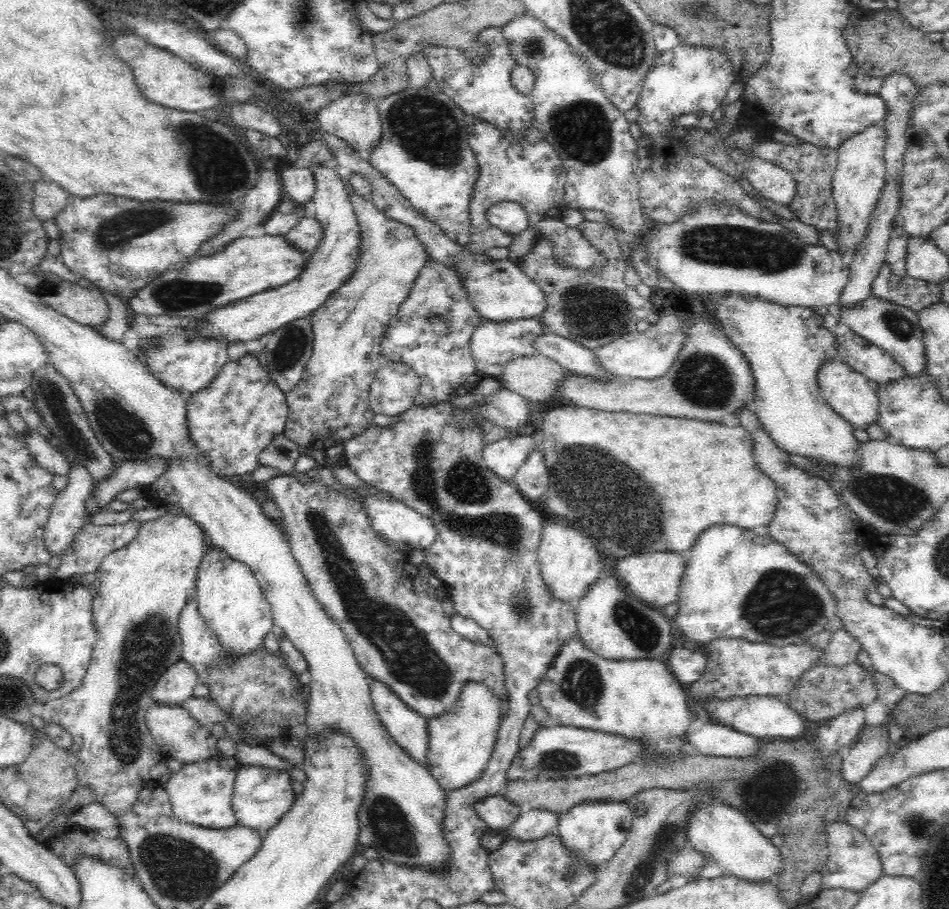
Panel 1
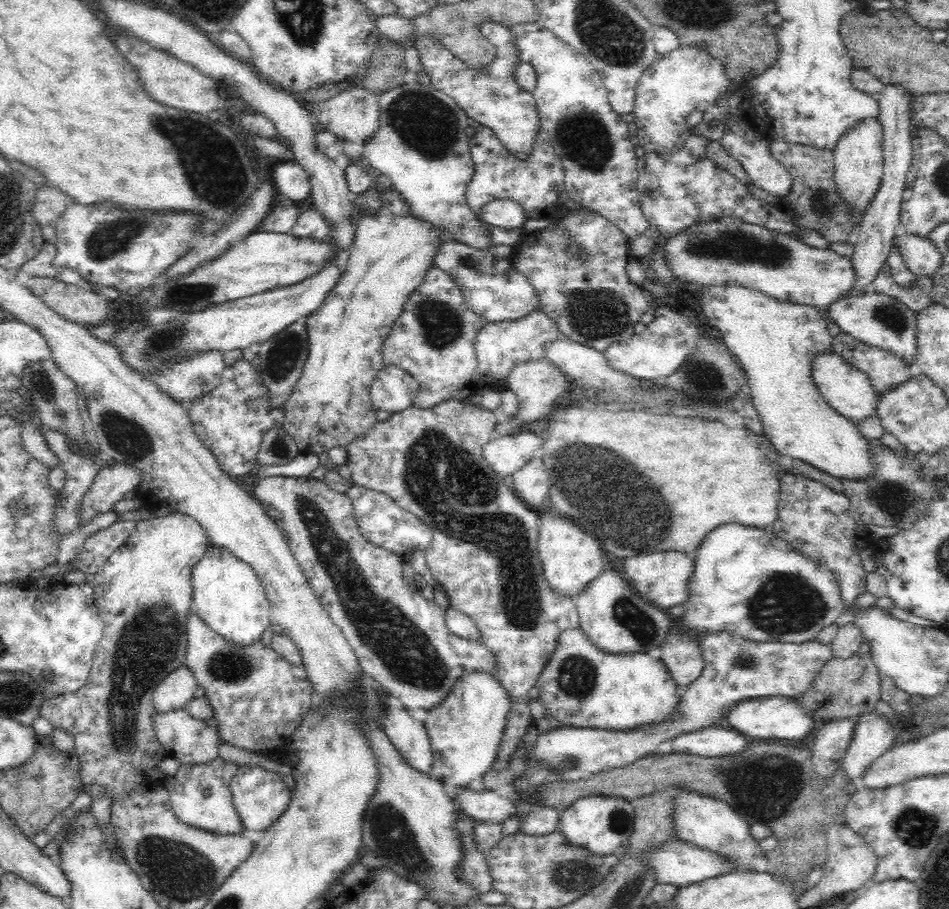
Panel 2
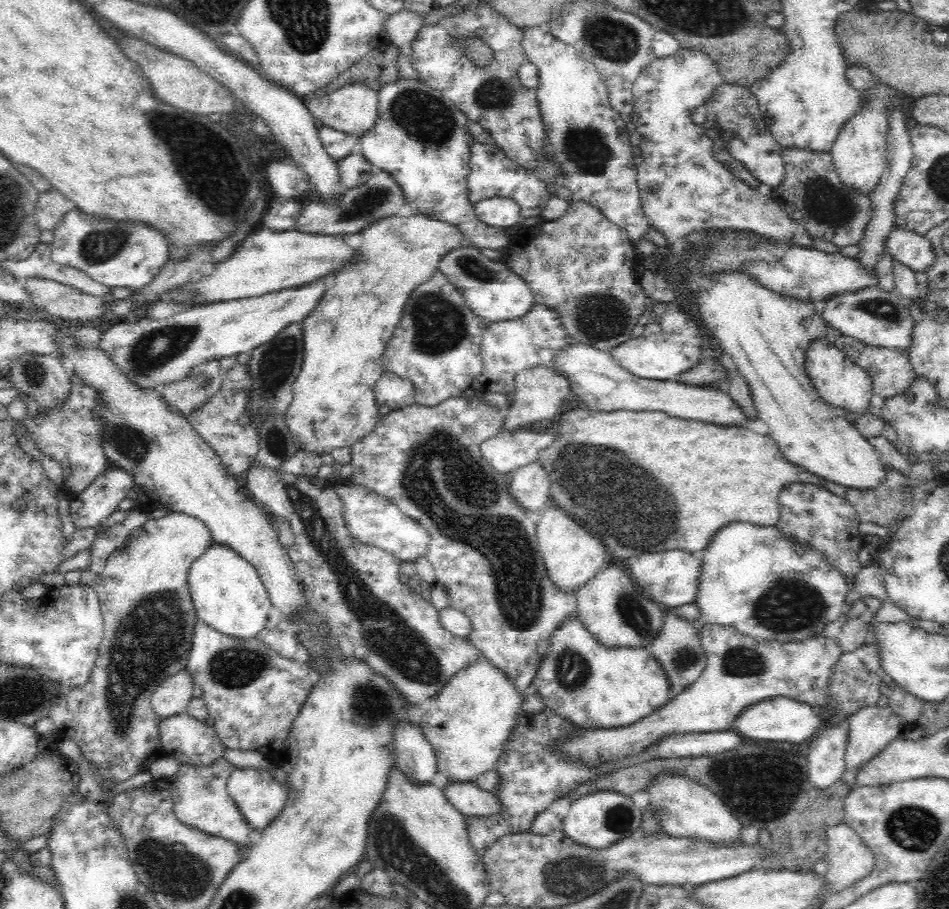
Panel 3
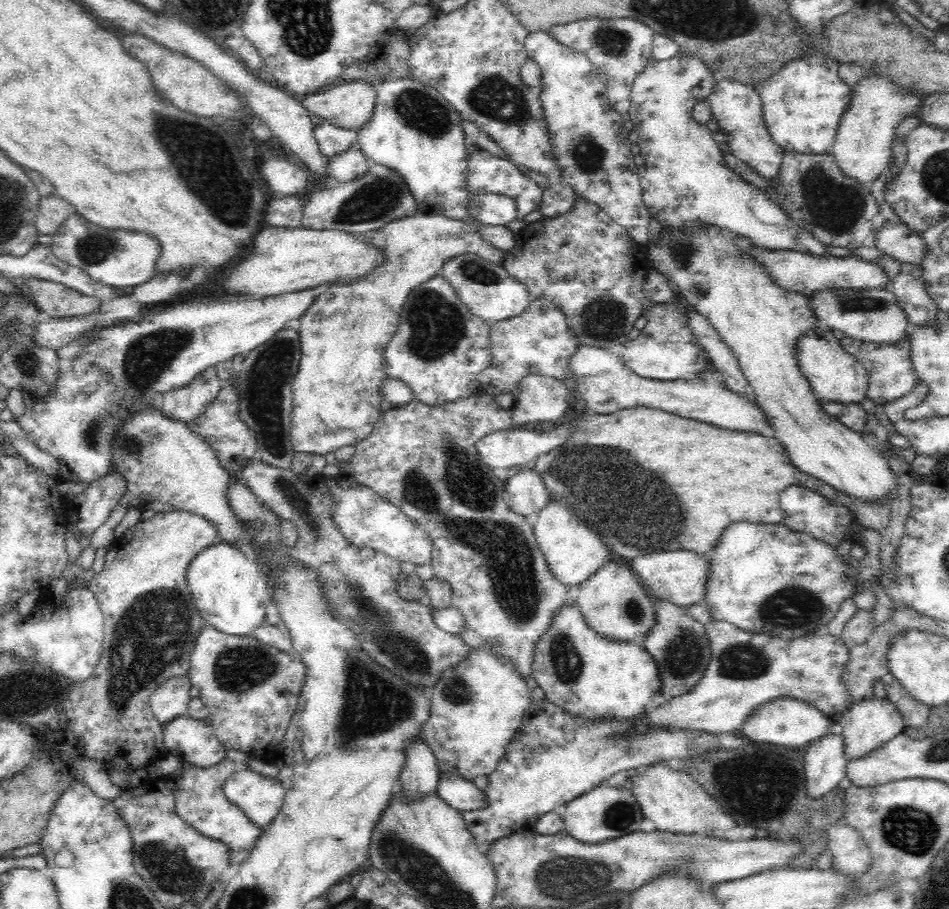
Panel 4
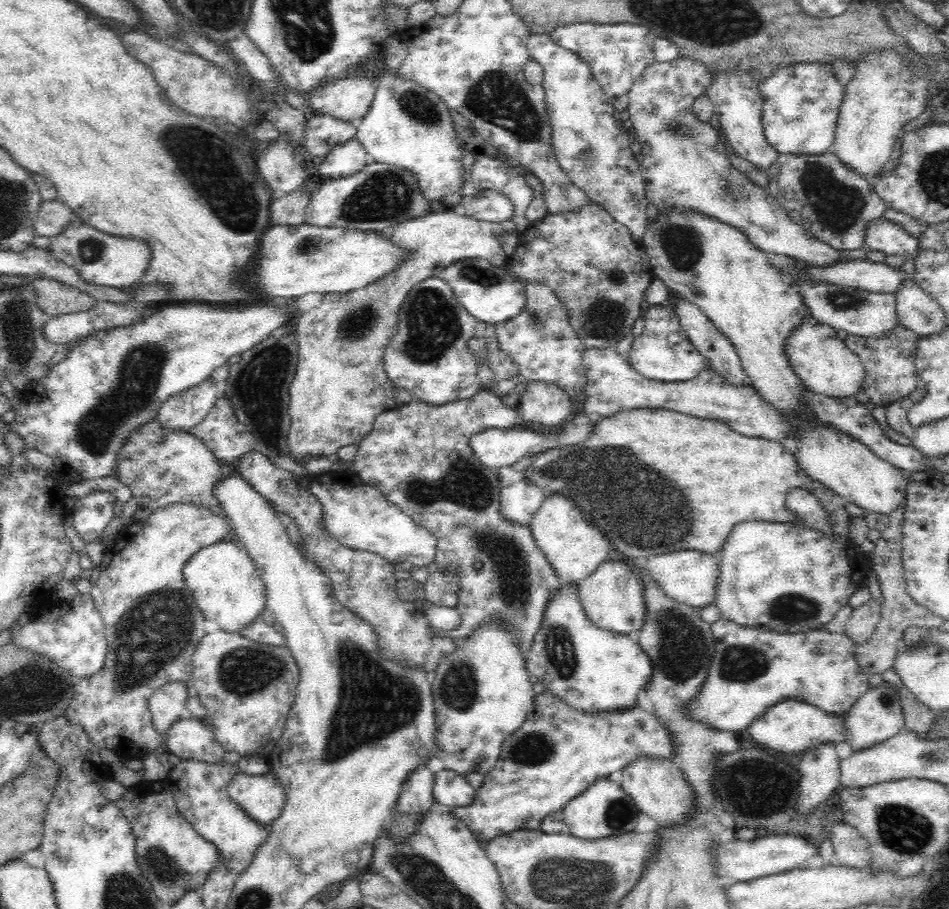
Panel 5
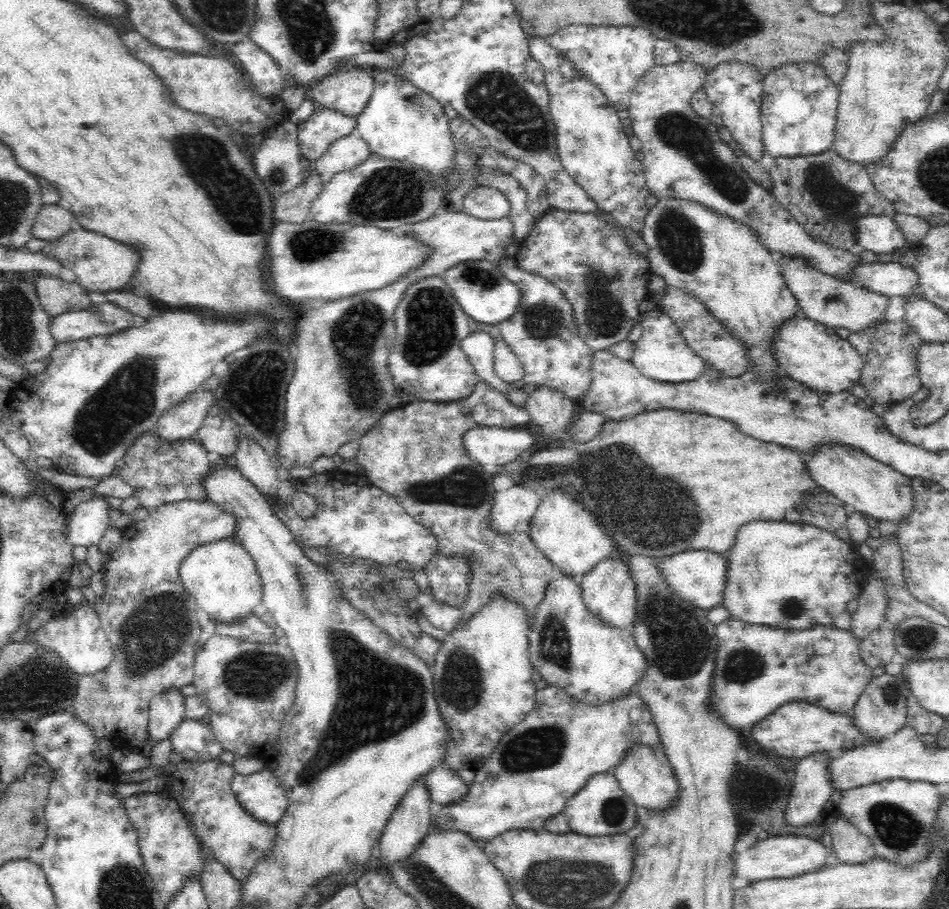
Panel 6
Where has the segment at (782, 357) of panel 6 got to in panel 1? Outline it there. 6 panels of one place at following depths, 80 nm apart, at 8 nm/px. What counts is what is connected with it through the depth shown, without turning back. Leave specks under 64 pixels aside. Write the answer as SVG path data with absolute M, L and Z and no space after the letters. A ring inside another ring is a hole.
M839 358L824 363L817 374L819 392L832 410L839 414L853 430L867 430L871 425L878 424L879 400L876 388L871 386L869 380L859 372L853 370Z

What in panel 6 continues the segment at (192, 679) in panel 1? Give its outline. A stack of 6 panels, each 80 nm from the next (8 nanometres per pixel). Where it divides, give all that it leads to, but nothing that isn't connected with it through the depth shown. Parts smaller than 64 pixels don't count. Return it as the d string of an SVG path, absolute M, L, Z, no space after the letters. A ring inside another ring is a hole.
M176 688L167 689L151 699L148 734L153 740L168 739L170 733L185 719L183 702L186 696Z

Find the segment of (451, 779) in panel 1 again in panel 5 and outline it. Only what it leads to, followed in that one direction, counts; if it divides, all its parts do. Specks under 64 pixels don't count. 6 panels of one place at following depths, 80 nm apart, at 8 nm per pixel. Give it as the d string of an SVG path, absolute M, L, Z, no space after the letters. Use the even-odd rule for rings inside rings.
M490 622L480 627L468 640L457 644L456 652L442 658L431 679L436 732L430 754L444 763L444 770L452 770L465 777L474 772L487 775L500 762L503 742L527 721L537 695L534 694L519 646L513 642L513 632L507 632L501 624Z

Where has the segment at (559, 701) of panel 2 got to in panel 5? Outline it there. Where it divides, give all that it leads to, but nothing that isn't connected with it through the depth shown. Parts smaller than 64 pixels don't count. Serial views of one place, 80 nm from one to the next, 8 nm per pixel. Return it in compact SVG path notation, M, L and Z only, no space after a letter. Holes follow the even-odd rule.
M565 583L548 603L544 624L528 654L527 672L555 698L576 711L596 714L629 711L639 702L639 693L650 686L654 665L640 650L638 641L597 628L586 617L577 593L570 595Z

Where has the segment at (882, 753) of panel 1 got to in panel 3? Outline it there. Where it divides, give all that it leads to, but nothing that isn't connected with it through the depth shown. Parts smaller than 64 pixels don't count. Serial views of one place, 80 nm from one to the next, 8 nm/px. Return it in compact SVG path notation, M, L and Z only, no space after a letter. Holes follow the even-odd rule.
M864 707L844 718L848 725L848 742L845 752L844 773L841 779L848 785L852 786L857 779L858 772L866 762L872 761L881 750L884 750L894 739L900 737L902 723L890 707Z

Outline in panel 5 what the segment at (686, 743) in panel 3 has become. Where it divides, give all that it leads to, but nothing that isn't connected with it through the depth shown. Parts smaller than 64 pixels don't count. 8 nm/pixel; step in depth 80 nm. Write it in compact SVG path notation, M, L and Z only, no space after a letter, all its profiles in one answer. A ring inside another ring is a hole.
M550 692L536 696L533 710L527 721L508 737L502 745L500 762L491 773L484 775L482 786L476 789L470 806L453 809L453 813L464 822L478 842L485 847L491 840L515 830L536 830L544 816L554 814L573 798L580 796L599 778L608 778L612 773L624 771L640 757L651 760L671 760L675 756L675 740L667 726L655 715L636 705L629 711L608 711L586 714L576 711Z

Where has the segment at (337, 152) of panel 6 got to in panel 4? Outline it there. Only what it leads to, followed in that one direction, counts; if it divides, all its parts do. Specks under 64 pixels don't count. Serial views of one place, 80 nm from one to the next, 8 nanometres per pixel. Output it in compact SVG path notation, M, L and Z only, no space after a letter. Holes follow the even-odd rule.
M350 147L350 150L336 158L330 159L328 171L334 182L346 184L346 182L356 182L370 170L366 156L359 149Z

